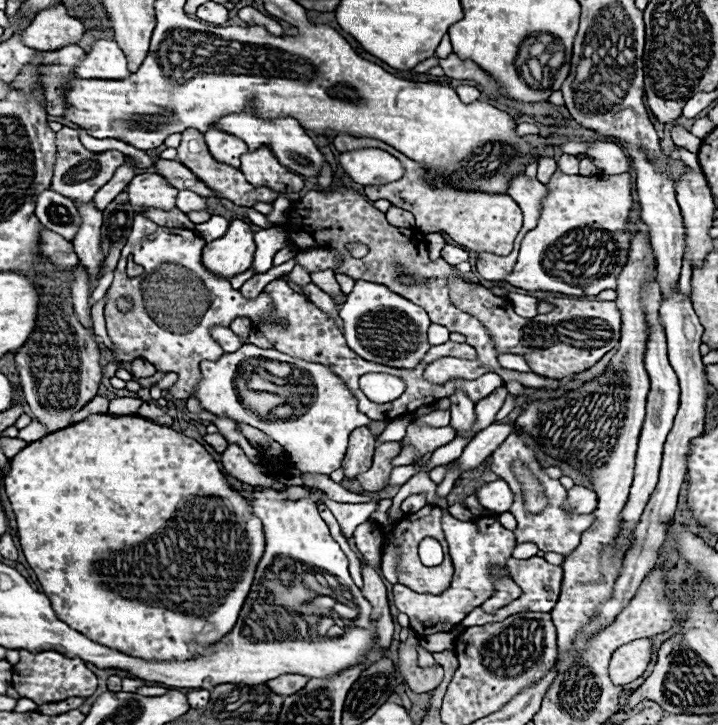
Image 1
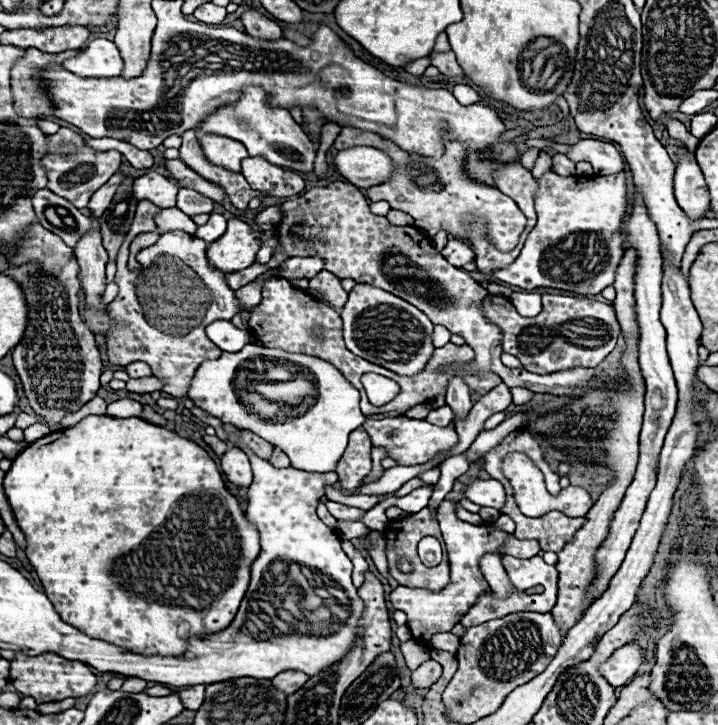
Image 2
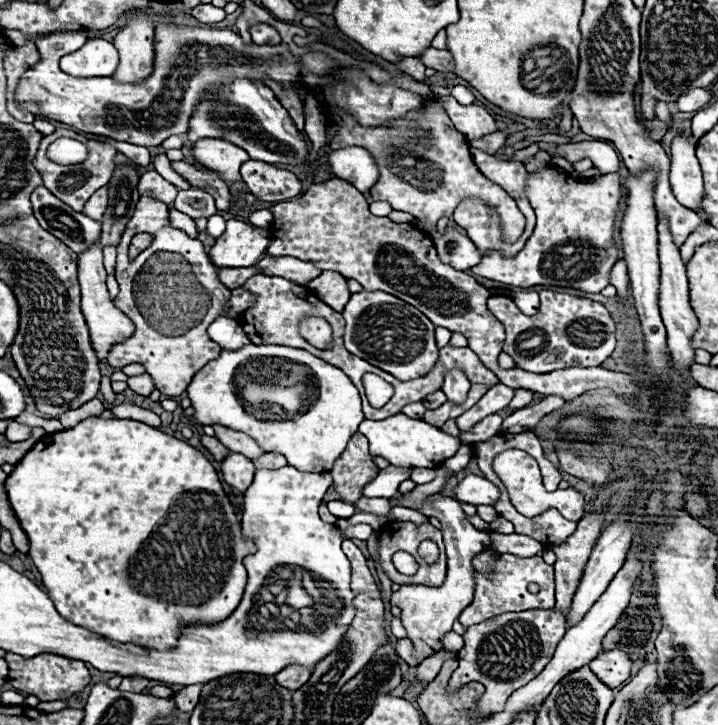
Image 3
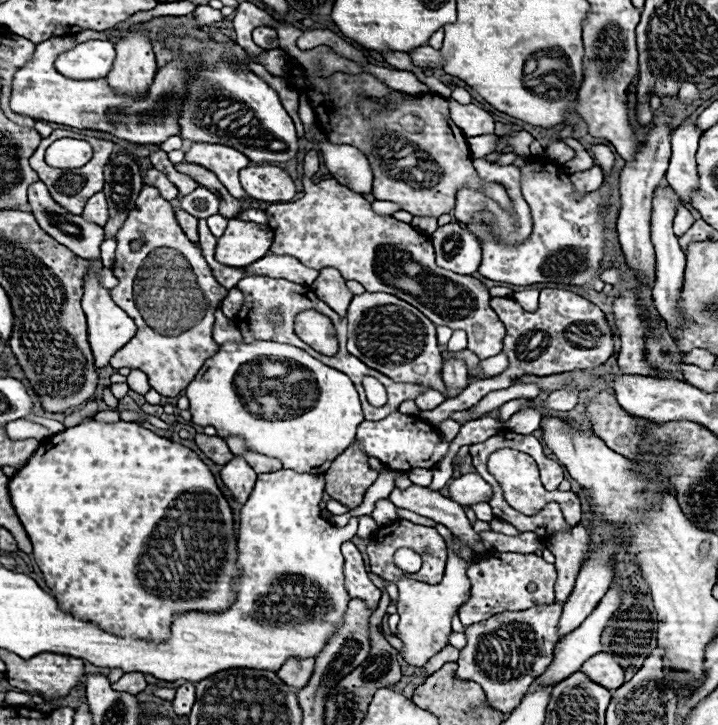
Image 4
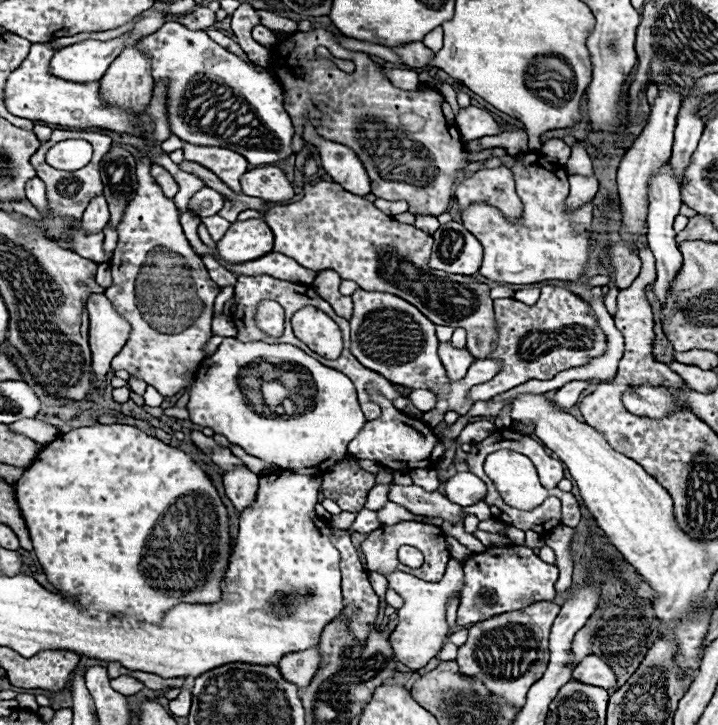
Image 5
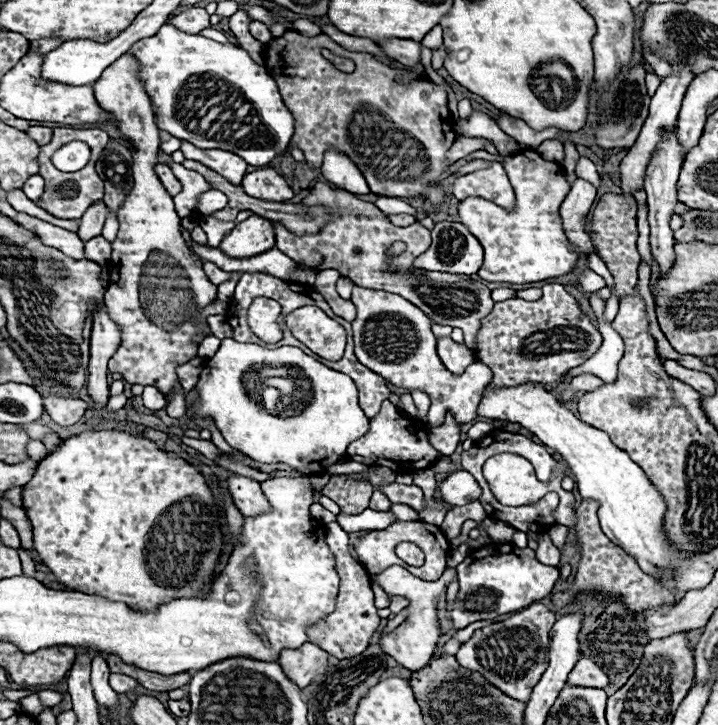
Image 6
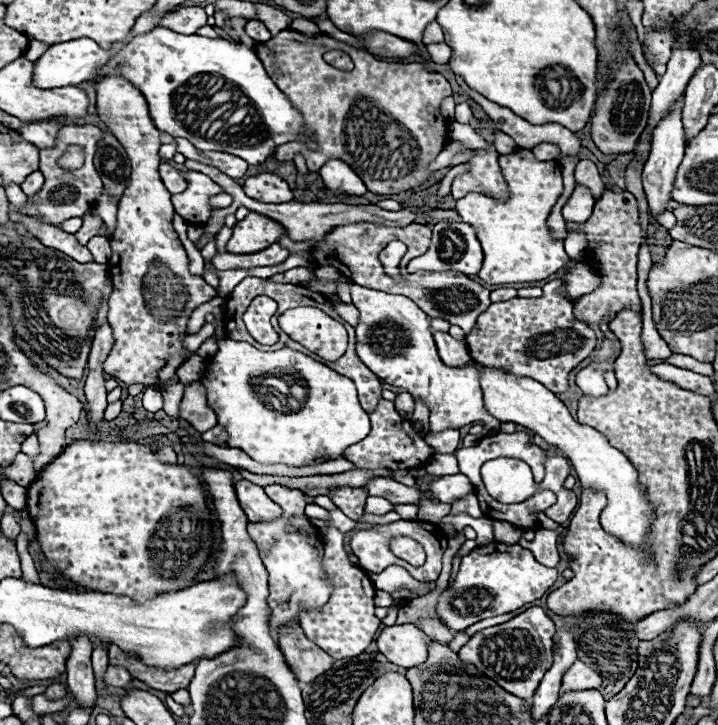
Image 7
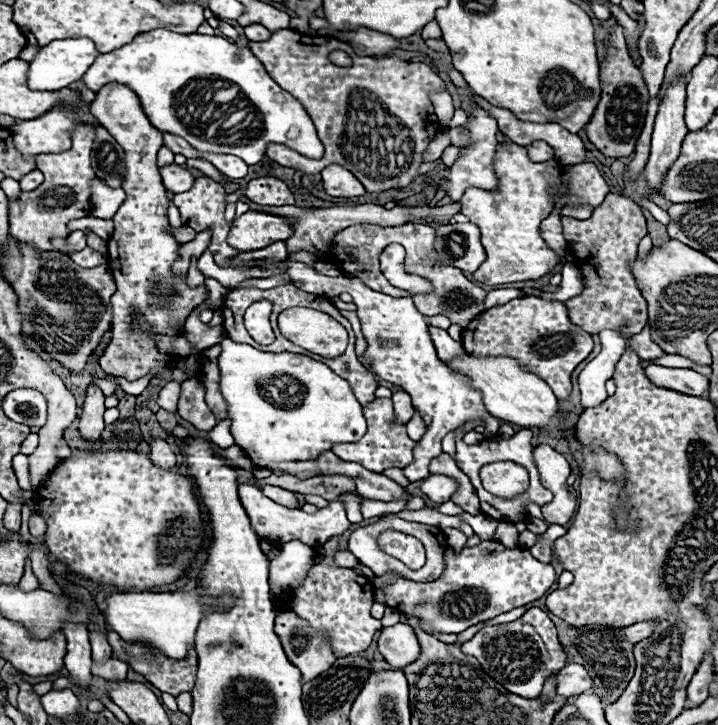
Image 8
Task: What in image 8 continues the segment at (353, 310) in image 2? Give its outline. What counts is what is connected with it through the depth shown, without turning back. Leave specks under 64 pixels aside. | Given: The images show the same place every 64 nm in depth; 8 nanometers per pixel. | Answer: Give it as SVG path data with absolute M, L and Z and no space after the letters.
M294 262L288 268L288 274L292 276L292 284L296 284L300 290L322 294L328 298L339 296L341 292L348 292L354 298L354 304L358 308L358 318L362 324L362 334L368 342L364 358L370 360L370 370L376 376L406 390L412 396L414 408L422 412L426 422L426 434L422 436L422 440L414 450L416 460L404 468L404 474L410 482L422 480L430 474L428 472L430 458L442 454L440 440L450 430L456 430L468 420L480 418L486 423L485 435L493 436L498 433L501 425L499 420L488 413L482 402L482 394L470 386L470 378L450 370L436 356L436 348L428 334L428 318L414 308L412 298L392 298L388 294L368 288L366 284L358 282L352 276L330 278L324 274L316 274L316 270L312 270L308 264L302 262Z

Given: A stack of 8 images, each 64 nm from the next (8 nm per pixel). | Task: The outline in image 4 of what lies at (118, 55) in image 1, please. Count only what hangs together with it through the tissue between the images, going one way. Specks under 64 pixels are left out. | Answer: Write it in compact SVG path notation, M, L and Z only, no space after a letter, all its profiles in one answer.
M88 40L60 54L56 70L68 78L106 78L116 57L115 43L110 40Z

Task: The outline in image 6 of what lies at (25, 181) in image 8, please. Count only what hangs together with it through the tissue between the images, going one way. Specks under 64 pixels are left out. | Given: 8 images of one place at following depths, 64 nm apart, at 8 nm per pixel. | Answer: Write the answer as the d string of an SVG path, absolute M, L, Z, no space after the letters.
M34 174L34 176L30 176L28 180L26 180L26 184L24 184L24 194L32 200L32 202L38 202L40 198L42 198L42 192L44 192L44 180L42 180L42 176L38 176L38 174Z

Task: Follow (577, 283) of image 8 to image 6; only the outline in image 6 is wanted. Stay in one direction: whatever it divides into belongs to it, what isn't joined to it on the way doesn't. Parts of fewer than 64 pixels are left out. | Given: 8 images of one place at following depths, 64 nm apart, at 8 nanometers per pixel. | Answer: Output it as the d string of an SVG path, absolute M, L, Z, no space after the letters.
M591 269L585 270L578 276L580 282L580 292L595 292L606 286L605 280L602 280L598 274Z

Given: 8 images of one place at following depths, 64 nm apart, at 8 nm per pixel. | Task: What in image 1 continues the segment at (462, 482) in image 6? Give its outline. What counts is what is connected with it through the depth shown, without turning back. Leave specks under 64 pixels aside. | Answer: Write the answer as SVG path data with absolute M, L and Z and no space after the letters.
M494 480L494 482L488 482L484 484L478 492L476 492L476 498L480 500L480 504L486 508L486 510L492 510L492 512L508 512L512 502L514 502L514 492L510 490L510 486L502 480Z

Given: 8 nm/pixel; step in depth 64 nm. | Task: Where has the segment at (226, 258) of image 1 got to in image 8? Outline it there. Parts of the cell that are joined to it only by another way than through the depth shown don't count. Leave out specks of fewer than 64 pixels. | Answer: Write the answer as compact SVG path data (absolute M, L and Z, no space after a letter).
M248 210L236 216L230 226L228 244L240 252L260 250L278 240L288 240L292 236L292 226L286 218Z

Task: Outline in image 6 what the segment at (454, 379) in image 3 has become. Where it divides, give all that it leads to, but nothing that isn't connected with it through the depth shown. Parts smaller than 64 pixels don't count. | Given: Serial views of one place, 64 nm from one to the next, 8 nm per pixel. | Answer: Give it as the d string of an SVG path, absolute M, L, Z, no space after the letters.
M438 338L438 356L452 374L462 374L476 358L464 344L456 344L452 338Z

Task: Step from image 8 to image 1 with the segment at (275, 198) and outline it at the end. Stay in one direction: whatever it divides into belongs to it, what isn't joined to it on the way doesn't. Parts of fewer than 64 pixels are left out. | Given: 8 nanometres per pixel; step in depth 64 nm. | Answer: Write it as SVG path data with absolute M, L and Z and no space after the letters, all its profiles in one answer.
M260 146L254 152L246 152L240 160L240 170L244 172L246 180L256 188L266 186L280 194L292 194L300 192L304 186L304 178L282 166L278 158L274 158L270 146Z

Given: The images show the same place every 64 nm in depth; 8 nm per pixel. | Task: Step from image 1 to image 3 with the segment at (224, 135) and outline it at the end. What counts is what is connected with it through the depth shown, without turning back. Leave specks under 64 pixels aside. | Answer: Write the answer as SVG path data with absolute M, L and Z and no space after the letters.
M202 138L194 142L194 158L204 166L210 166L210 170L218 170L226 182L236 182L240 178L238 170L242 162L248 160L248 154L232 142L220 138Z

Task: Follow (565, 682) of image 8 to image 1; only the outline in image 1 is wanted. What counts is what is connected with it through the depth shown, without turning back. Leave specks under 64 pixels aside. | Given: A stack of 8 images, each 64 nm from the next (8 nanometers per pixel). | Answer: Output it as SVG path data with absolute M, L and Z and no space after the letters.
M638 638L620 646L612 654L610 678L618 684L630 684L640 678L652 658L652 638Z

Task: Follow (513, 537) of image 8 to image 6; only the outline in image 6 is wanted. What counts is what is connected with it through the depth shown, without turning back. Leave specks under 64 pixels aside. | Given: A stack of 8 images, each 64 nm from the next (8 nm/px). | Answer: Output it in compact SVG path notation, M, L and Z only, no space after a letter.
M486 518L481 522L482 528L486 530L486 534L496 540L496 542L510 542L512 540L512 534L514 534L514 528L510 524L504 524L504 522L498 522L498 520L492 520L492 518Z

